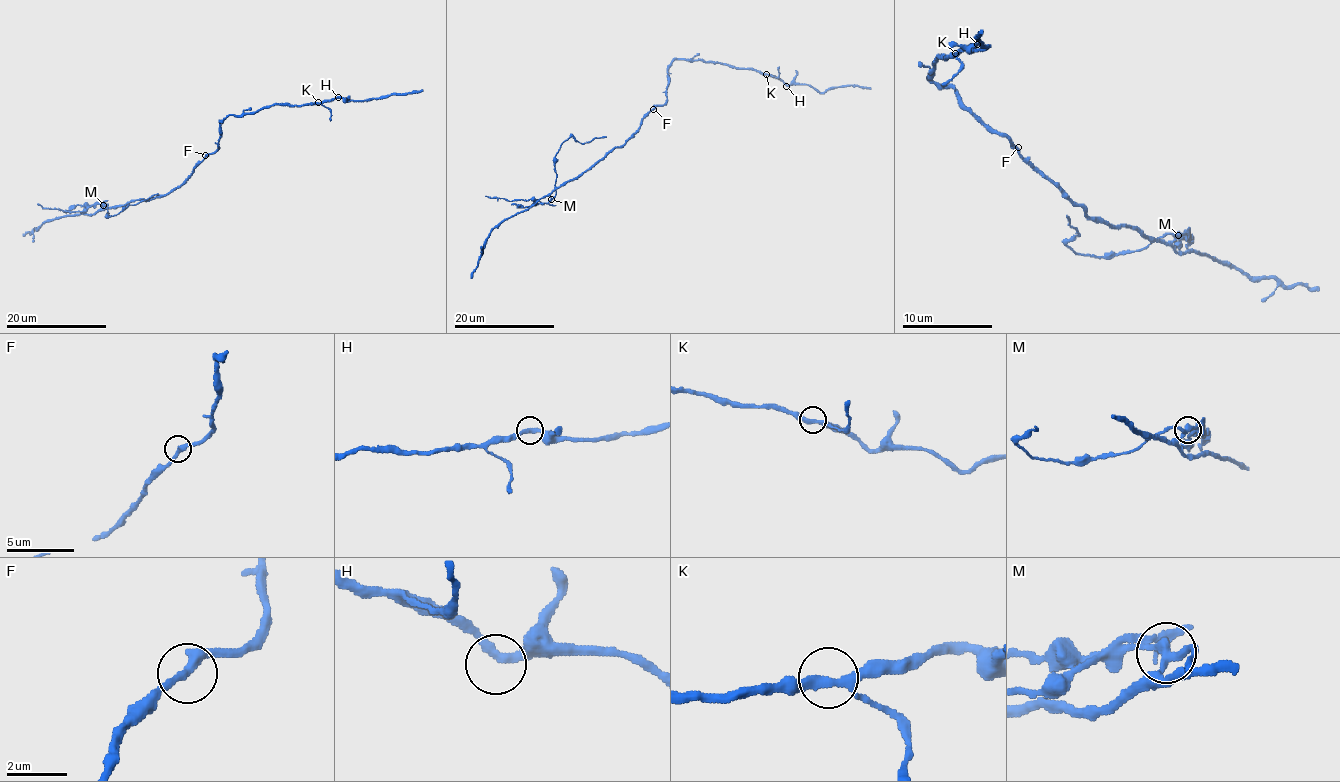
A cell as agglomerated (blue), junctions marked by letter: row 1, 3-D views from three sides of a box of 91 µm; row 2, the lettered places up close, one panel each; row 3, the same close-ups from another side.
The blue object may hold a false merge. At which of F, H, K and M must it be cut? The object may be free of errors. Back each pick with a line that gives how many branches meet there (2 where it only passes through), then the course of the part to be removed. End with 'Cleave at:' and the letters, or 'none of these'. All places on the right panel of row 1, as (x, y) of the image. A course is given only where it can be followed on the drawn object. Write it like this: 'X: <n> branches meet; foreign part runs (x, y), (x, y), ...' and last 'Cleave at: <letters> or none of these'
M: 3 branches meet; foreign part runs (1179, 234), (1163, 234), (1139, 250), (1078, 255), (1067, 243), (1078, 234), (1067, 214)
Cleave at: M

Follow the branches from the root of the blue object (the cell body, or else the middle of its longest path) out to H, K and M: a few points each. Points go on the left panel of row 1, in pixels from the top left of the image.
H: (207, 156), (218, 149), (219, 122), (229, 115), (255, 114), (275, 105), (323, 103), (338, 97)
K: (207, 156), (218, 149), (219, 122), (229, 115), (255, 114), (275, 105), (318, 102)
M: (207, 156), (174, 190), (149, 199), (132, 199), (120, 206), (103, 204)

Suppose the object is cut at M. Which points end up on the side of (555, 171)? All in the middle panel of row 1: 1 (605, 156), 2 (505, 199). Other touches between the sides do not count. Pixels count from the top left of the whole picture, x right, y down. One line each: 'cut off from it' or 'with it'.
1: cut off from it
2: with it

